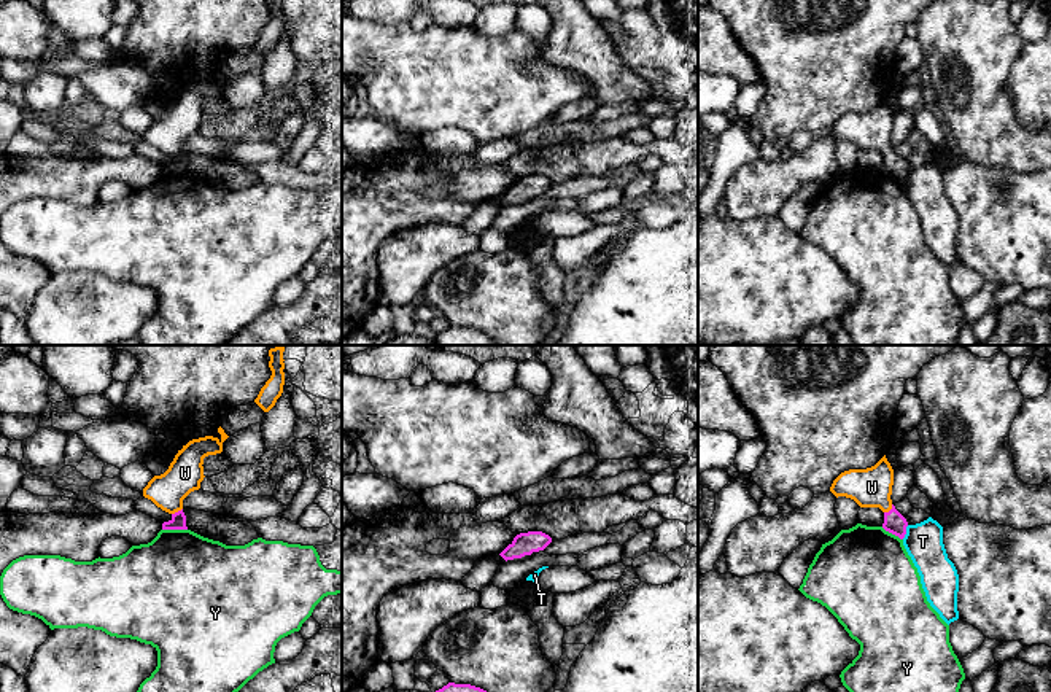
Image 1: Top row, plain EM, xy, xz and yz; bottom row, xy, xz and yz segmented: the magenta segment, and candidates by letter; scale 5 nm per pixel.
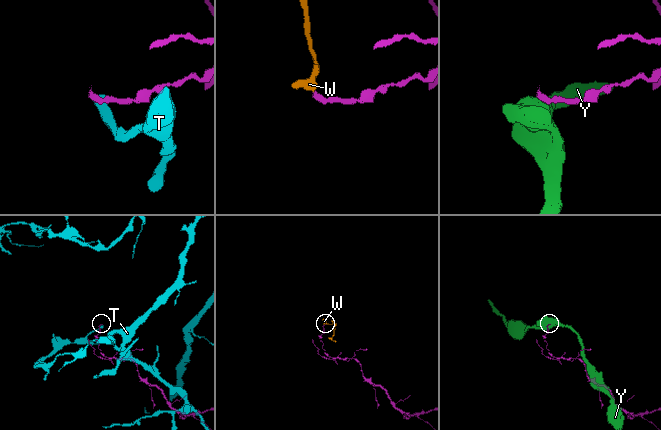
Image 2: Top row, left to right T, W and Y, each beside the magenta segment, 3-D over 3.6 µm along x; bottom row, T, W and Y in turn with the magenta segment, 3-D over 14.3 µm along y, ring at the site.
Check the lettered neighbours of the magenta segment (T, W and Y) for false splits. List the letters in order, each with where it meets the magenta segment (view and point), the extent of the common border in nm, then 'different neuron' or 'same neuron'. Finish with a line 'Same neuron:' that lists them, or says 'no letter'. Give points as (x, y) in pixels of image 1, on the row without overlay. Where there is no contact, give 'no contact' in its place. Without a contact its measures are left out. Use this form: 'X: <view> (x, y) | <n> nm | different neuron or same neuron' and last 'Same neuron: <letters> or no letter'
T: yz (905, 175) | 80 nm | different neuron
W: yz (891, 153) | 60 nm | same neuron
Y: xy (175, 172) | 130 nm | different neuron
Same neuron: W

